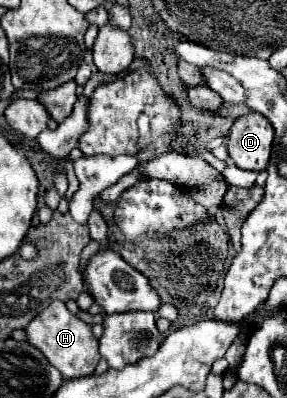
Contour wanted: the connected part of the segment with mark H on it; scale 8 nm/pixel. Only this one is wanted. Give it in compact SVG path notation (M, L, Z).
M53 301L47 309L43 309L29 325L27 325L27 337L29 343L41 349L41 353L55 365L63 379L77 379L91 375L99 363L99 351L97 351L97 337L93 335L93 327L81 321L77 315L73 315L63 301Z

